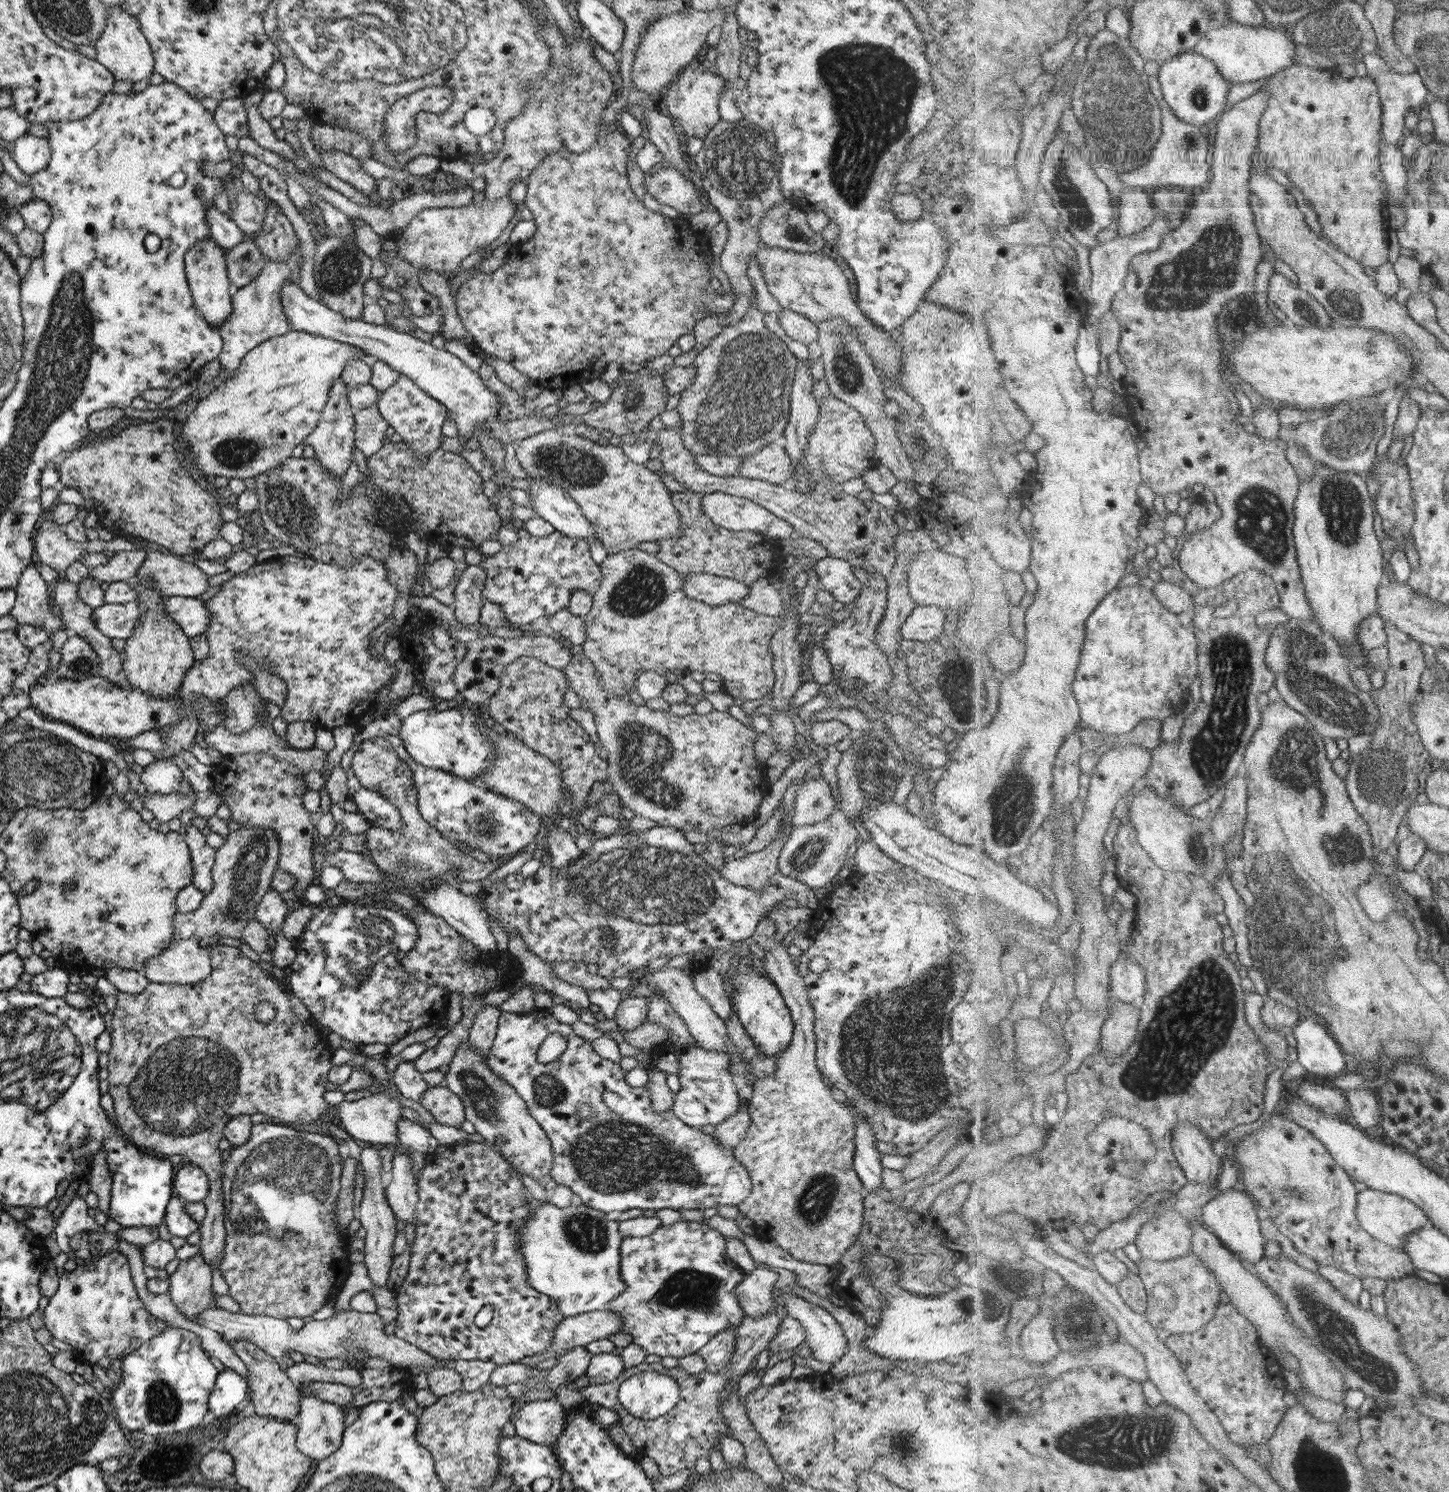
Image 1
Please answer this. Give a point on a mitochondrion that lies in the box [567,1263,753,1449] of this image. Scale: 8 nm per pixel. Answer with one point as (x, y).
(688, 1289)

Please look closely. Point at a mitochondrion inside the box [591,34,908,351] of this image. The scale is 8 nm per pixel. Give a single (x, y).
(739, 162)

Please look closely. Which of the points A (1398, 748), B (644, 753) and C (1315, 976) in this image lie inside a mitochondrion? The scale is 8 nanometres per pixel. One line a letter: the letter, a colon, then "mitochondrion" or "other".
A: mitochondrion
B: mitochondrion
C: mitochondrion

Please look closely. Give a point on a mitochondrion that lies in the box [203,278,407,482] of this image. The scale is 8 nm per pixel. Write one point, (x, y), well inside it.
(235, 453)

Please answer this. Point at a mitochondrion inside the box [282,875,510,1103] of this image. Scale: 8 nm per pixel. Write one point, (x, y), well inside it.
(354, 943)

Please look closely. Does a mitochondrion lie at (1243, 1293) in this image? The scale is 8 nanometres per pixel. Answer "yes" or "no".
no

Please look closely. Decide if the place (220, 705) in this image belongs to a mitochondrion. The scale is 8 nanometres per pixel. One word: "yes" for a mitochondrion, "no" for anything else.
no

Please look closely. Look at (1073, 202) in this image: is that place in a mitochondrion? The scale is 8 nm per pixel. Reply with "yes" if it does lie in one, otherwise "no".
yes

